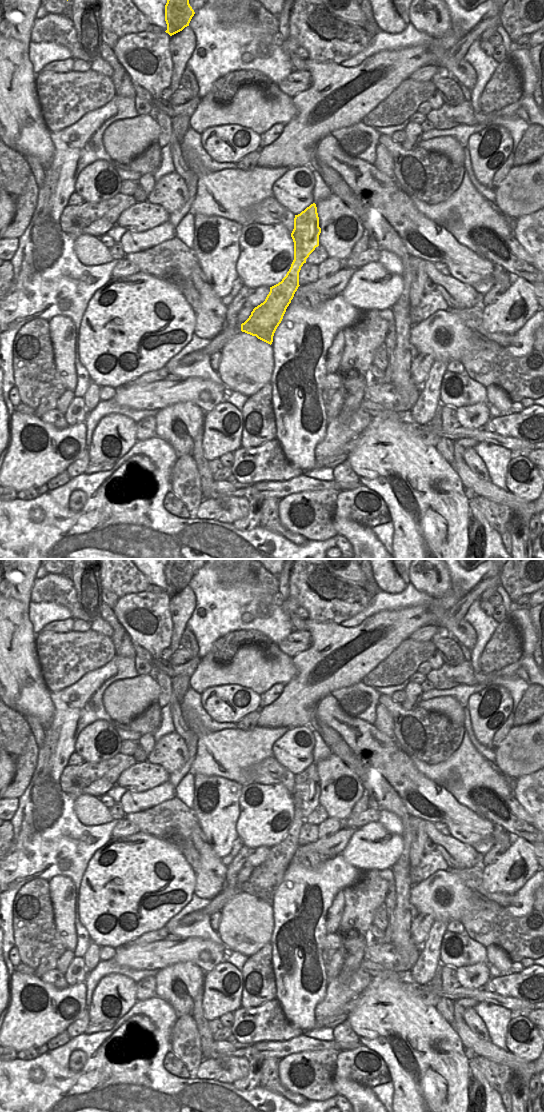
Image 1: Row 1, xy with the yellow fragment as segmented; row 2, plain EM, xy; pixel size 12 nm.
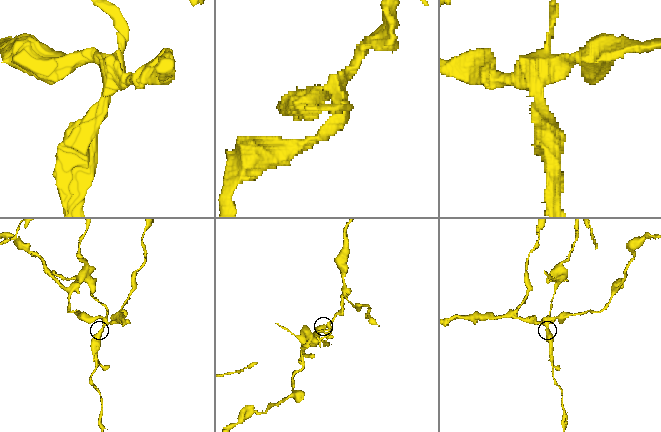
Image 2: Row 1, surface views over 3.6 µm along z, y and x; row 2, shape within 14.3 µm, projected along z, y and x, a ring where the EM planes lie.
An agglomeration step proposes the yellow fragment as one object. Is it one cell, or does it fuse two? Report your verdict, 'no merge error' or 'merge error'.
merge error

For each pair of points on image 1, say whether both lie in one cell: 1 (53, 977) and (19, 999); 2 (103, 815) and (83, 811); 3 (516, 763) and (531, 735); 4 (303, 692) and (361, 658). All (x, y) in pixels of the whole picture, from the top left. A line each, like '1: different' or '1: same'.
1: different
2: same
3: same
4: same

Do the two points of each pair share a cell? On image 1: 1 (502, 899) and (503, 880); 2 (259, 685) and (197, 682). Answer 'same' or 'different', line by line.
1: different
2: same

